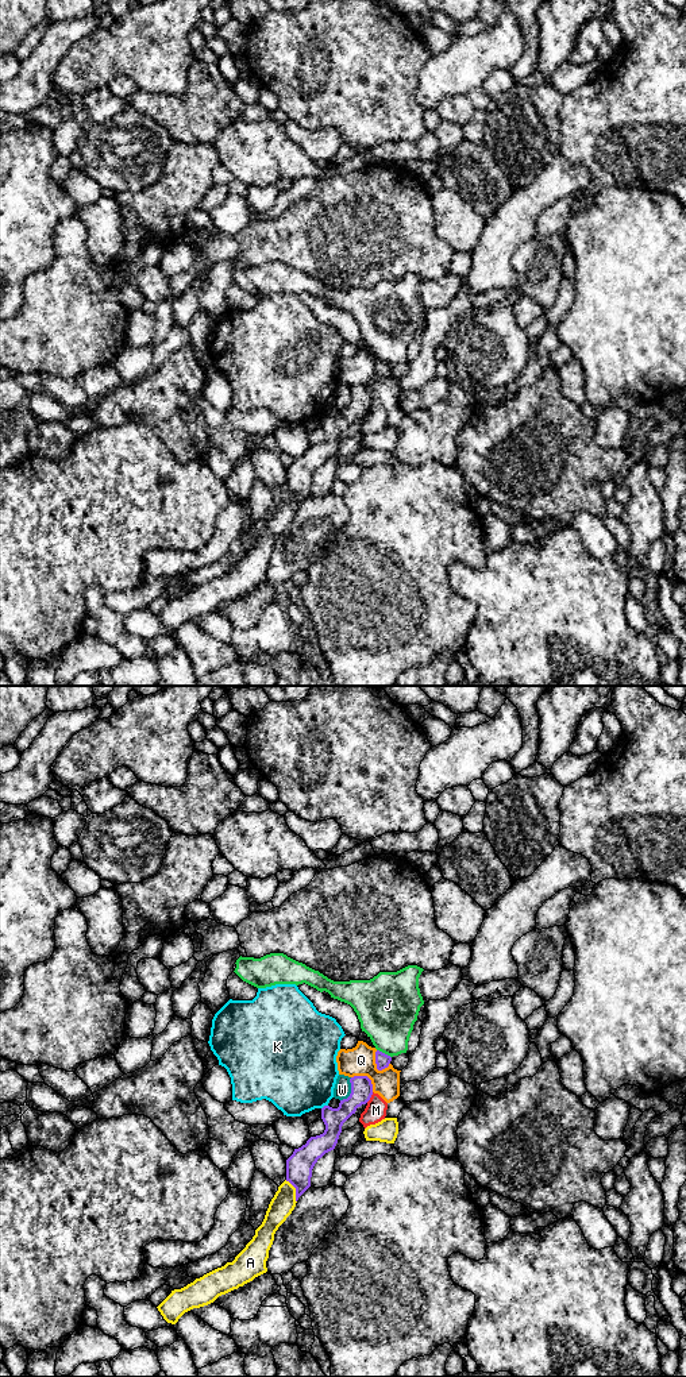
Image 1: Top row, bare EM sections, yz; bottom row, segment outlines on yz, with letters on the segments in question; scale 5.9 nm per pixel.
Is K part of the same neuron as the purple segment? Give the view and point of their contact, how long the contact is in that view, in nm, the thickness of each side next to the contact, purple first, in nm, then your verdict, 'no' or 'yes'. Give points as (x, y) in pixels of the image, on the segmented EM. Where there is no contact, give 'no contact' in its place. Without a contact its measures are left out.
yz (324, 1106) | 50 nm | 130/460 nm | no

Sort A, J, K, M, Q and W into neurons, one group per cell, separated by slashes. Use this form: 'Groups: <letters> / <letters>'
Groups: A / J / K / M Q / W

